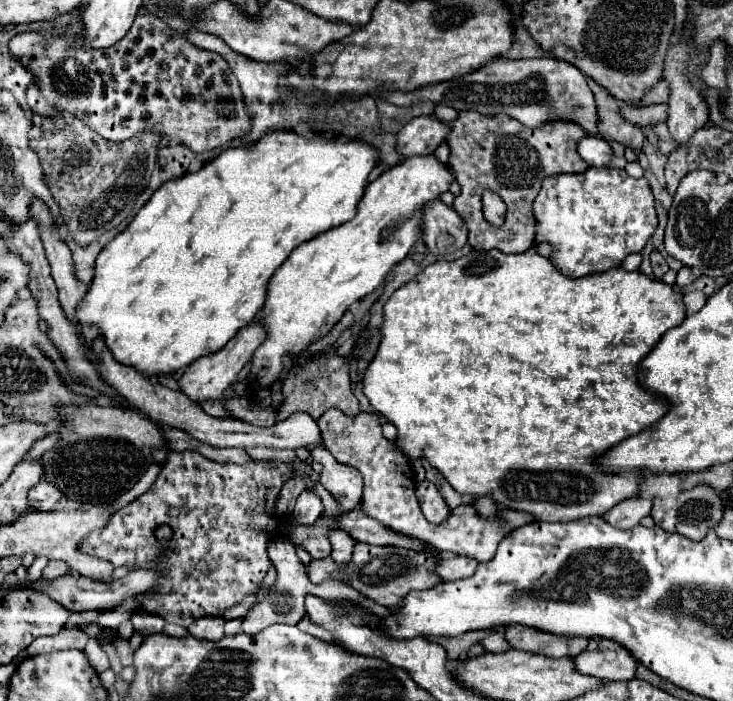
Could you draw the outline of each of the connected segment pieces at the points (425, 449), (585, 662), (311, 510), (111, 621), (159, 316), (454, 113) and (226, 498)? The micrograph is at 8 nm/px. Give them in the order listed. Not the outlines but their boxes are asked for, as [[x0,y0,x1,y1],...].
[[362,249,684,521],[572,639,636,681],[294,489,324,525],[78,611,132,629],[76,131,378,377],[434,104,459,122],[78,451,292,619]]

